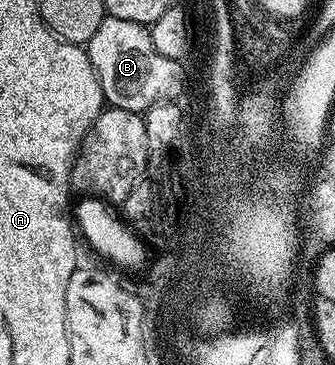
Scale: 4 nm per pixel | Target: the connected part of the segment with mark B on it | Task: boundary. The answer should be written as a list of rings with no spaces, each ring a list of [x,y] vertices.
[[[106,16],[87,43],[89,59],[101,85],[102,99],[109,106],[144,112],[154,103],[173,100],[183,86],[183,66],[178,59],[163,56],[142,23]]]

